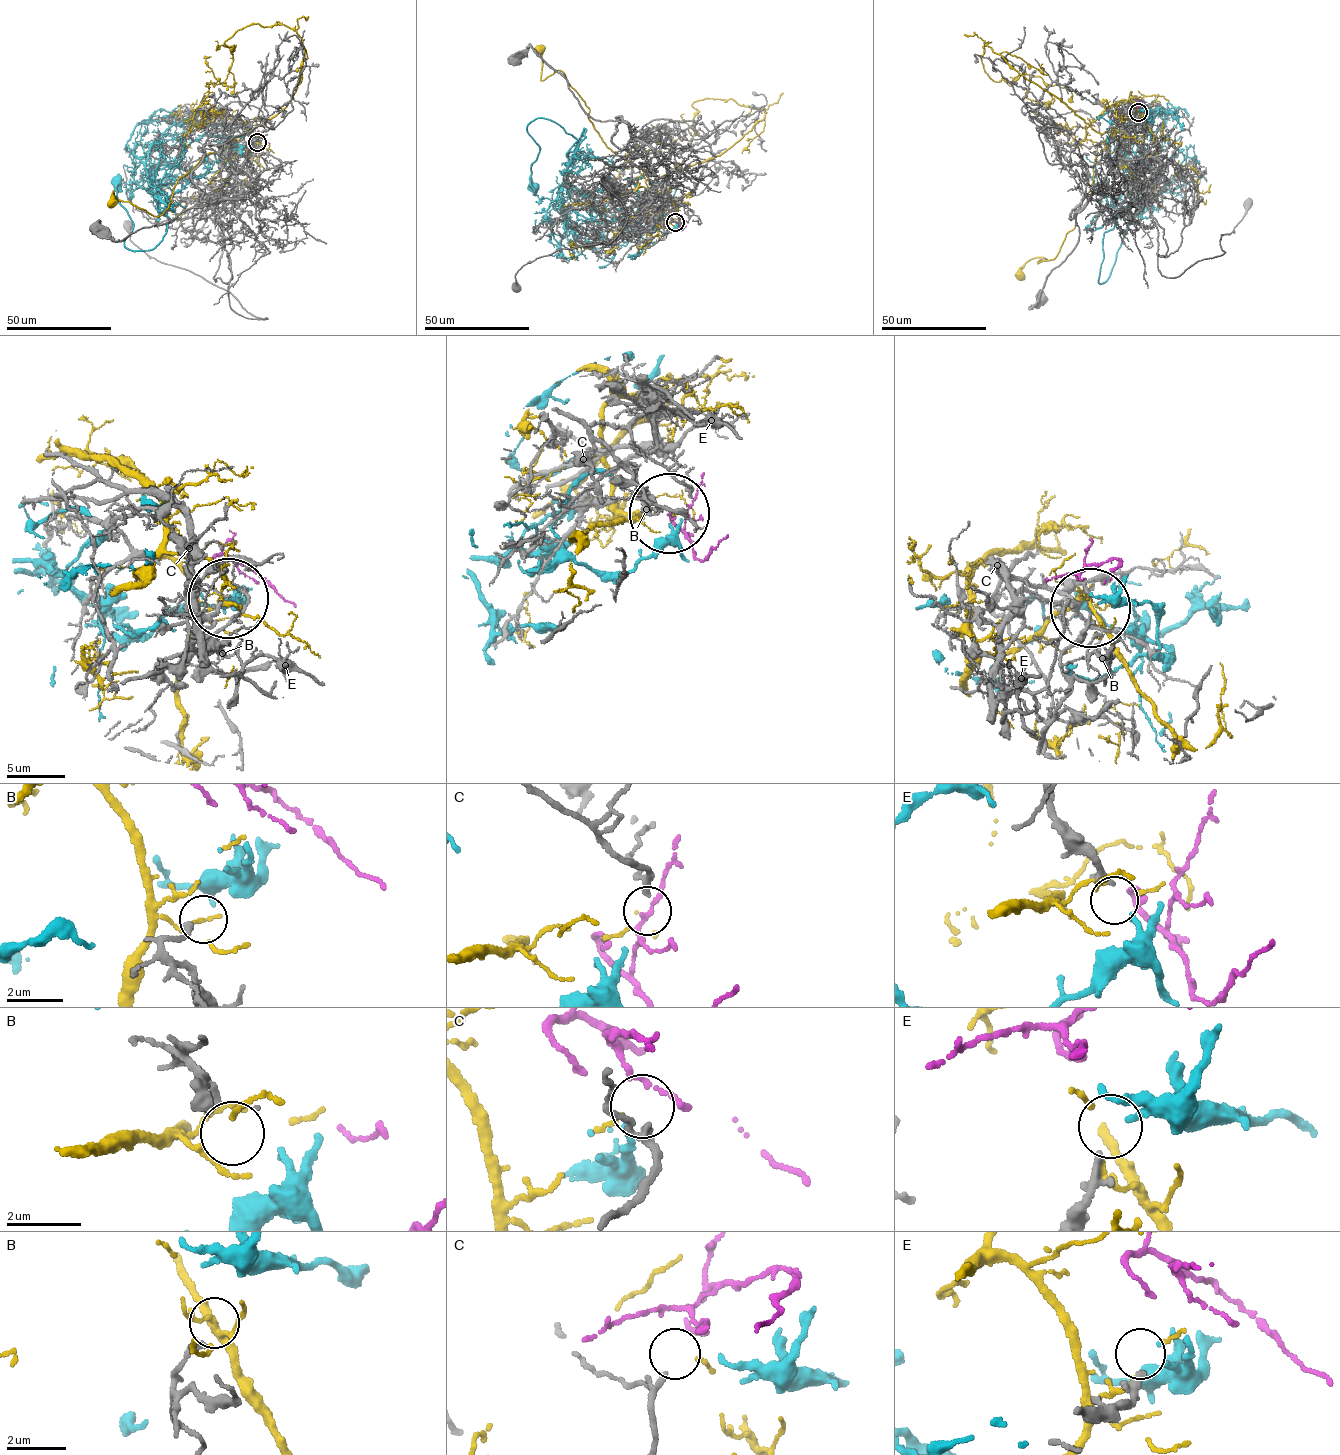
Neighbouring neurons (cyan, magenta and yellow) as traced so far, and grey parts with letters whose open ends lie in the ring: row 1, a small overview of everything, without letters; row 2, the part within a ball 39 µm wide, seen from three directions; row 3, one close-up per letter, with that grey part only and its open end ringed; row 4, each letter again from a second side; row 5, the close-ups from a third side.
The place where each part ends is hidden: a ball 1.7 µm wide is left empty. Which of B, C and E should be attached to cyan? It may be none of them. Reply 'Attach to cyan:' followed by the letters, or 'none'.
Attach to cyan: none

